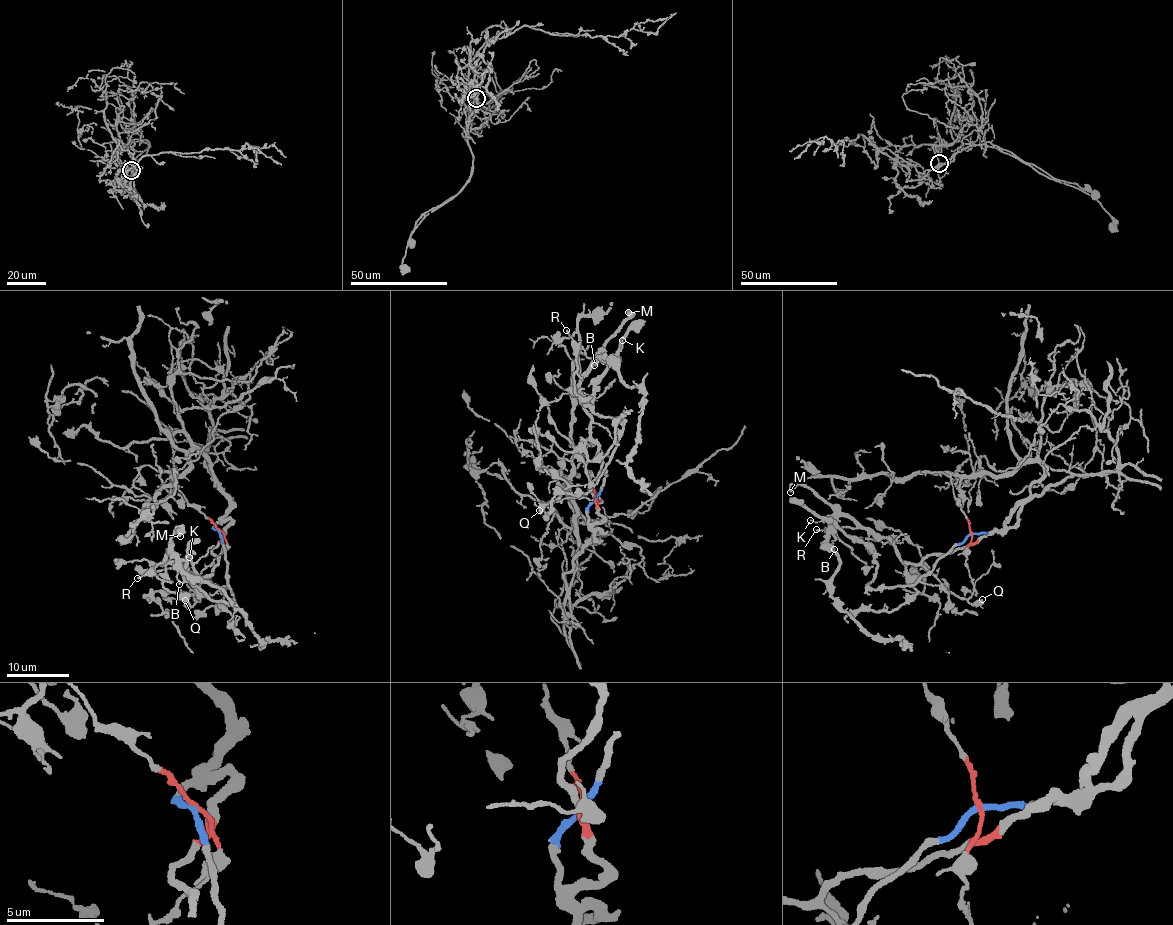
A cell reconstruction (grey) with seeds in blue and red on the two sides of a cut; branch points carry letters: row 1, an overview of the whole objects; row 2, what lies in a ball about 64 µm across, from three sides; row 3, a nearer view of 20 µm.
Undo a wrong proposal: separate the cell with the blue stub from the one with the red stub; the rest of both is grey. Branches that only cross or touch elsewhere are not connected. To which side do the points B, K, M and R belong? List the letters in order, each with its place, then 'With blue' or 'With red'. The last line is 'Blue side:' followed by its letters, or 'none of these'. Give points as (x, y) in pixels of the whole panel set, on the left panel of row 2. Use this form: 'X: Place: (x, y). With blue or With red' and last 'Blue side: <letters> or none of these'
B: Place: (179, 584). With red
K: Place: (189, 557). With blue
M: Place: (180, 536). With red
R: Place: (137, 578). With red
Blue side: K

